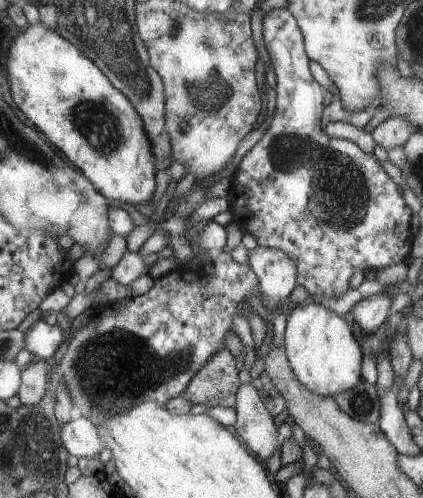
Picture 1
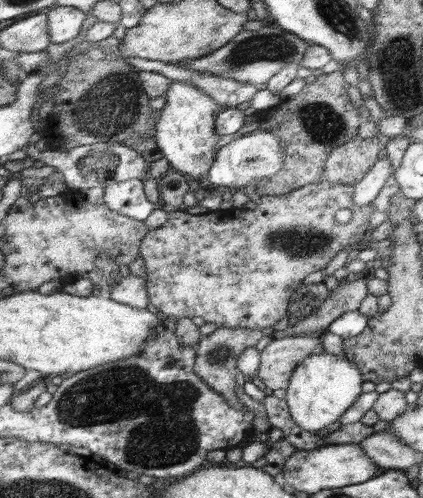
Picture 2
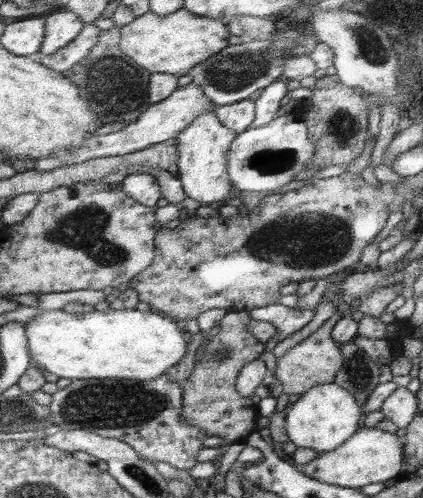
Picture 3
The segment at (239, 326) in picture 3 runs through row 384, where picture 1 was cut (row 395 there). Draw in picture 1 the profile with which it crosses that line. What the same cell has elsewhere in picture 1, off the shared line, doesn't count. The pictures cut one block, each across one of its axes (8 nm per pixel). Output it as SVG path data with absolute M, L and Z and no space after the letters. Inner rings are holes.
M224 347L195 374L194 380L183 390L181 396L193 405L233 409L241 385L236 361L235 356Z

